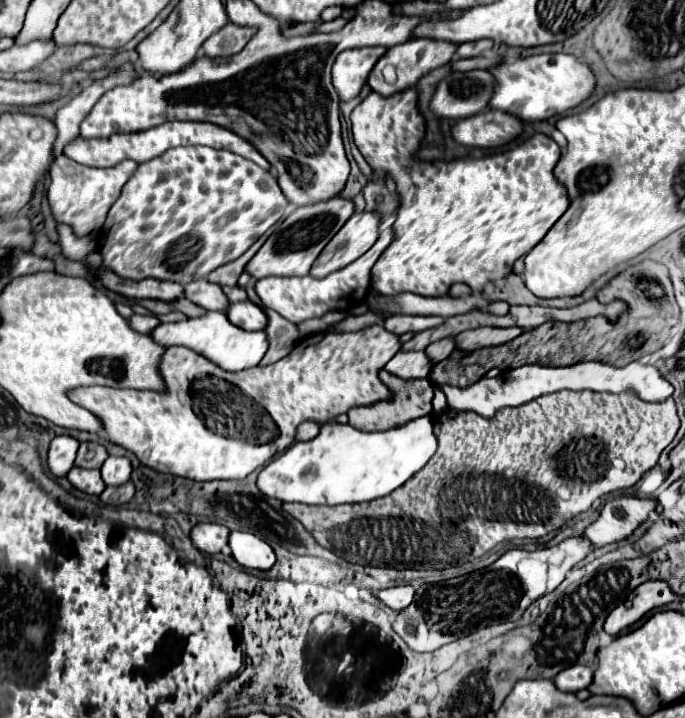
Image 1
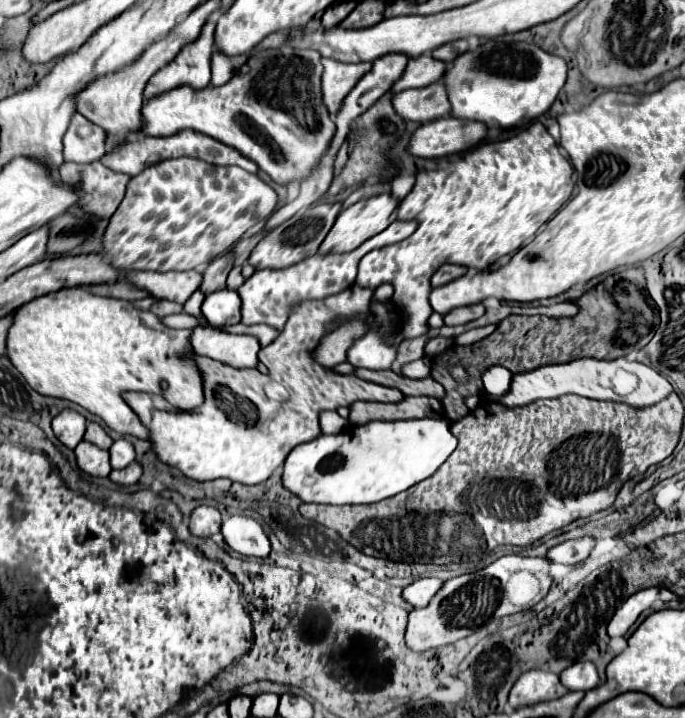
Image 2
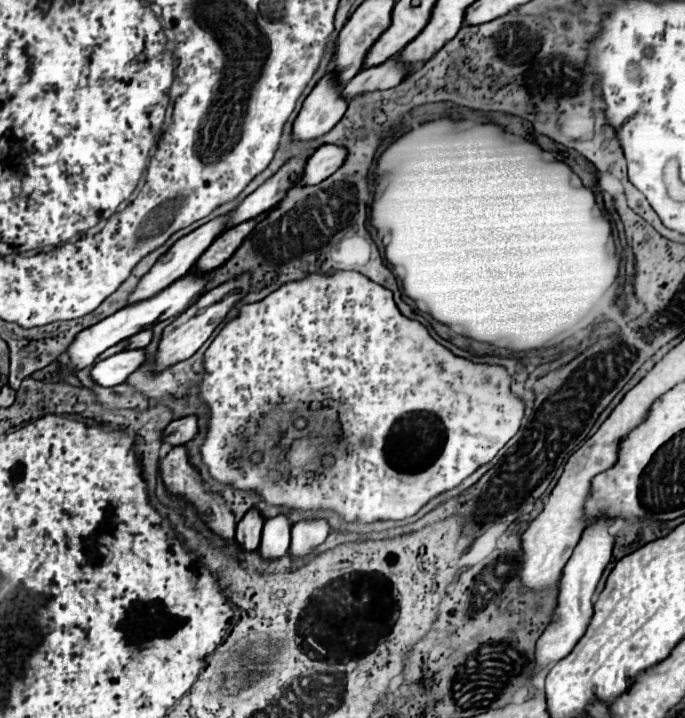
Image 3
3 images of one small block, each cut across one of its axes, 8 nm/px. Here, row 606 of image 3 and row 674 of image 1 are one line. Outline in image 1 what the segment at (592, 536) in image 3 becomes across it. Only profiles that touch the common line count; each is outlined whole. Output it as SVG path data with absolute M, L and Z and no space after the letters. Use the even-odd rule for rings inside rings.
M580 664L570 666L554 676L556 688L562 692L572 692L572 694L588 688L590 682L592 682L592 670L588 666L580 666Z

